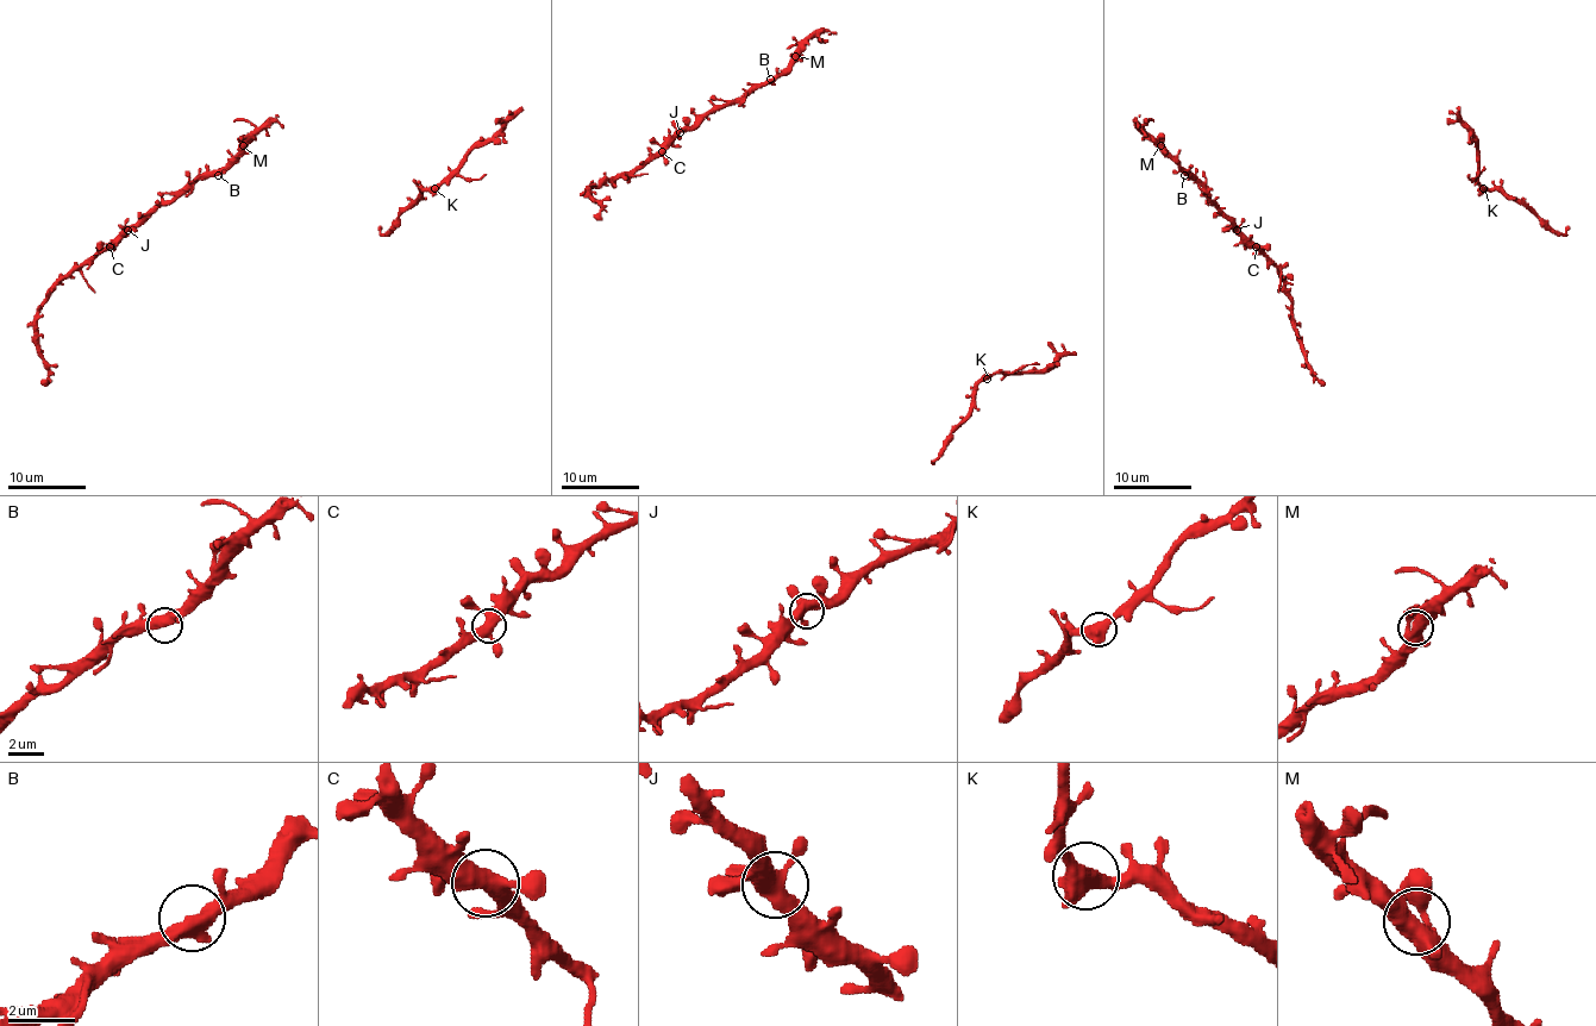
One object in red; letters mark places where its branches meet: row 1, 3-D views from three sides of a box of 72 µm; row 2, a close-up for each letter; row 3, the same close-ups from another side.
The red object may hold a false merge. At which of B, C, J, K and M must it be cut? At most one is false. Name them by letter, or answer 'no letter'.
no letter

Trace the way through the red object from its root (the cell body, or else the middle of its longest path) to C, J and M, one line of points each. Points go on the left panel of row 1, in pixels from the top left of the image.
C: (221, 169), (206, 170), (170, 200), (152, 206), (110, 246)
J: (221, 169), (195, 176), (170, 200), (152, 206), (127, 230)
M: (221, 169), (243, 145)

